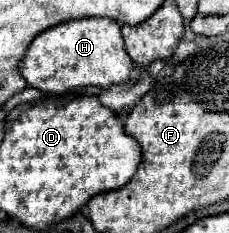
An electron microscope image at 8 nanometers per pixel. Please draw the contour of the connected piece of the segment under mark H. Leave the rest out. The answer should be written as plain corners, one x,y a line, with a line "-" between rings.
106,17
90,19
72,19
40,33
24,57
18,63
20,75
26,79
28,87
34,87
42,93
66,93
68,89
98,85
110,87
116,83
128,81
132,59
124,49
124,39
120,25

